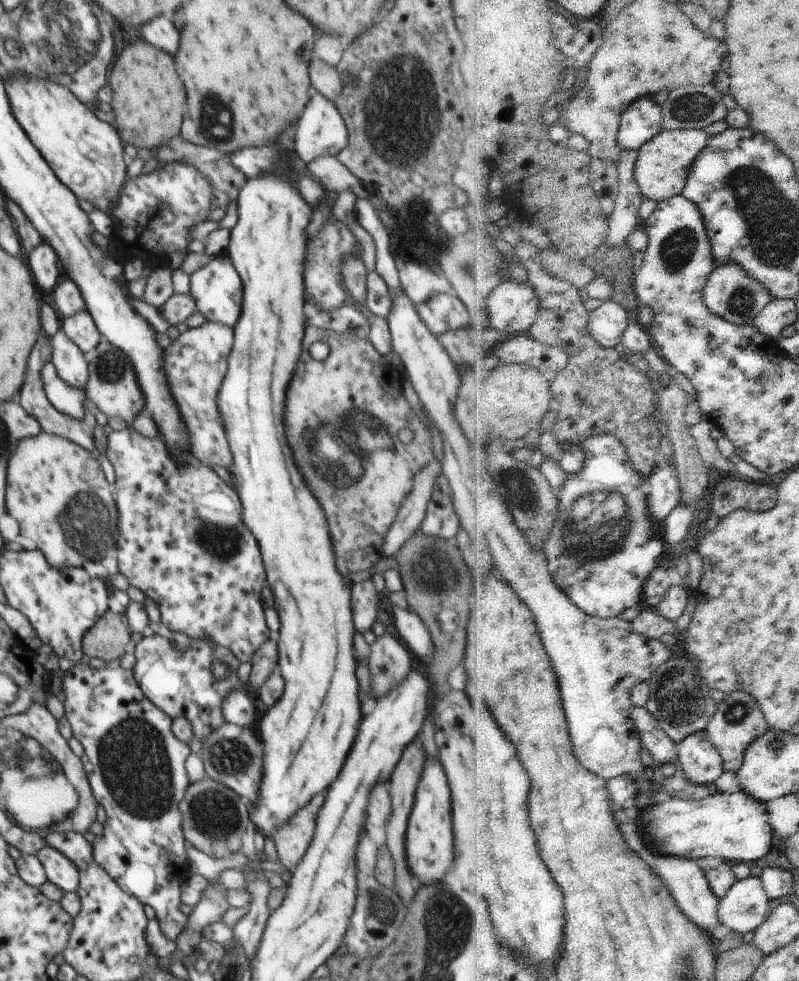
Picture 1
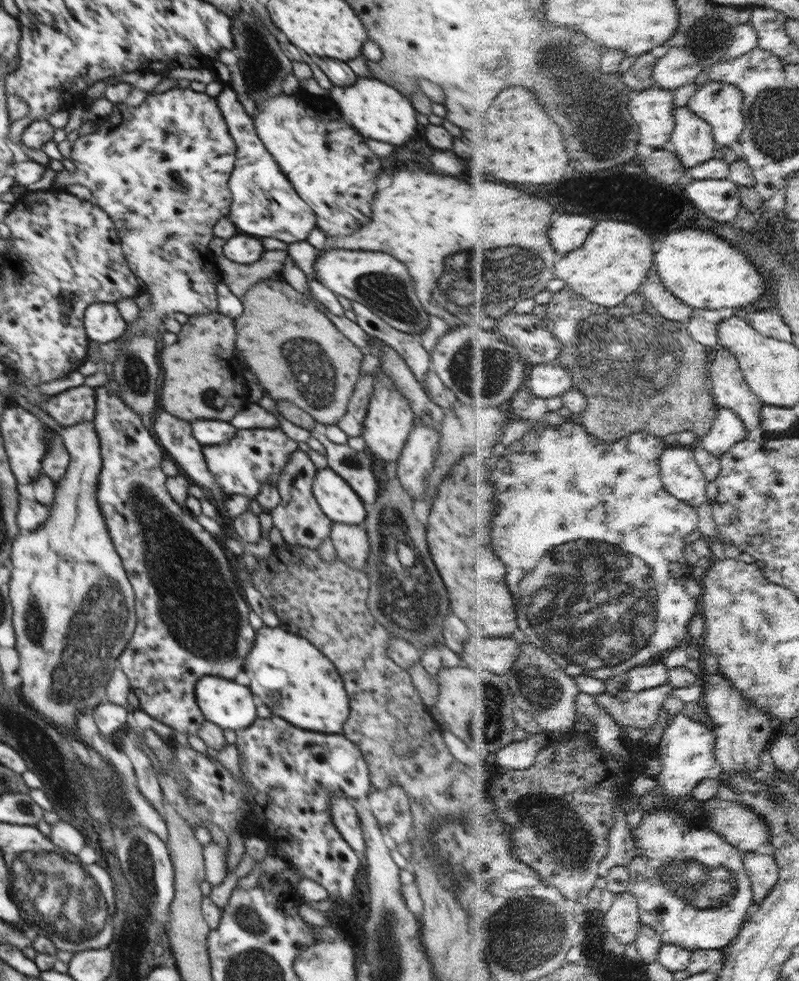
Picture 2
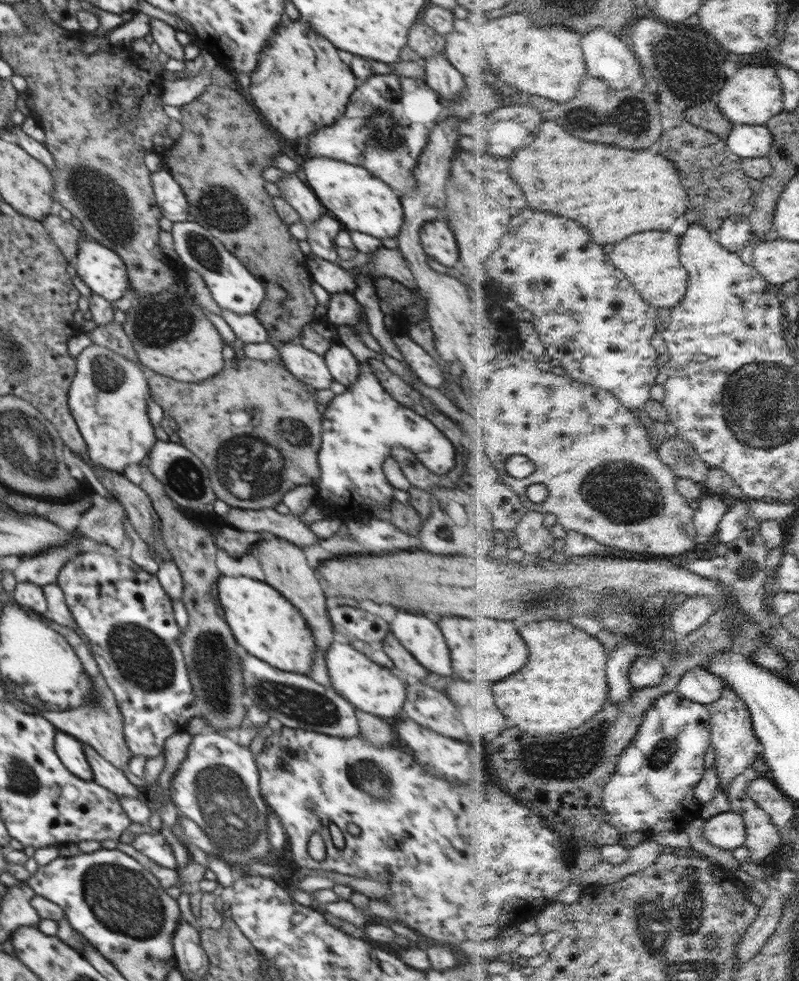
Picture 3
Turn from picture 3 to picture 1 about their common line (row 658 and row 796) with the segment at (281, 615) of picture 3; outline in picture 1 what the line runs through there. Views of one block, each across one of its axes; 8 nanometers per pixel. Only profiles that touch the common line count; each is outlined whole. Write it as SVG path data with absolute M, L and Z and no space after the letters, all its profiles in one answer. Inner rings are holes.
M264 175L263 177L256 177L248 179L239 190L237 198L237 213L238 222L236 226L230 231L229 245L227 246L226 254L230 257L234 268L238 271L243 284L243 303L241 306L241 313L238 322L233 326L233 347L231 348L227 371L222 381L221 387L217 394L217 409L220 412L220 420L222 421L226 438L232 453L232 460L234 464L228 468L232 474L232 488L238 494L240 502L242 502L242 520L246 524L246 528L254 534L254 538L258 540L260 552L262 552L262 560L264 560L264 568L266 568L266 576L268 576L268 584L274 590L274 606L280 614L280 638L278 638L278 650L280 650L280 670L282 676L286 680L286 690L282 694L282 698L278 700L278 704L274 708L270 708L262 720L260 720L260 738L264 742L264 780L262 780L262 790L260 790L260 798L258 804L250 805L251 821L256 826L256 831L260 831L265 838L271 838L271 834L276 827L283 825L297 810L302 806L306 806L314 794L326 790L336 776L340 774L342 762L346 760L352 742L358 734L358 724L362 720L362 712L360 712L360 698L358 698L358 678L356 678L356 658L354 658L354 622L352 622L352 604L350 604L350 586L344 582L344 578L340 576L340 572L336 570L336 556L332 550L332 542L330 542L330 532L328 532L328 522L326 522L326 514L322 510L322 506L318 504L318 500L312 496L312 492L308 490L308 486L304 484L300 470L294 464L292 458L292 450L286 442L286 432L284 432L284 424L282 424L282 416L284 416L284 400L286 400L286 390L288 384L292 380L294 368L298 364L300 352L302 352L302 338L304 338L304 328L306 328L306 315L304 315L304 303L306 302L304 271L305 271L305 254L307 251L307 235L306 226L310 222L312 216L311 206L300 196L300 193L295 189L292 181L287 179L279 179L277 175Z

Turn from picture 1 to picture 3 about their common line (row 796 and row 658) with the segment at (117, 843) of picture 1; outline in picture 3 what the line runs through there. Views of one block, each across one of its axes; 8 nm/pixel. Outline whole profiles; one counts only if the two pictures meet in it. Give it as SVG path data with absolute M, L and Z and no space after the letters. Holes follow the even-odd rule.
M96 552L79 553L67 561L57 577L65 603L77 628L90 640L90 650L106 679L106 684L121 710L124 736L133 756L155 757L164 753L169 736L187 726L197 710L194 691L179 645L181 629L174 617L173 601L162 589L155 575L148 574L131 558L114 558Z

